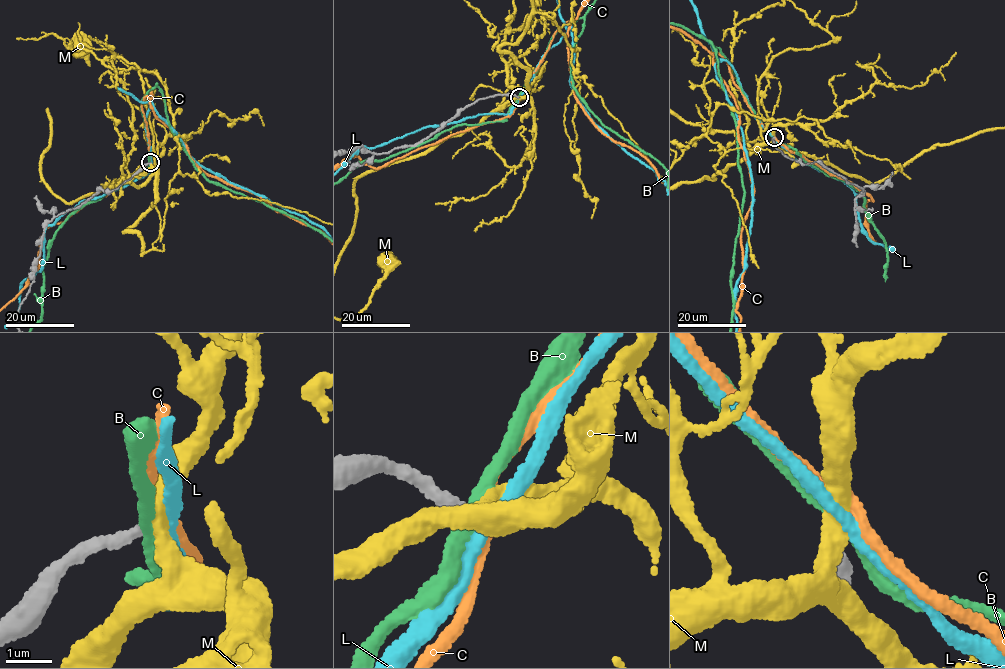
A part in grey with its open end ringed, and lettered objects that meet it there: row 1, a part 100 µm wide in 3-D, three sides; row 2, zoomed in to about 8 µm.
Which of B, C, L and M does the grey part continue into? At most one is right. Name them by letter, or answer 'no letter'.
no letter

